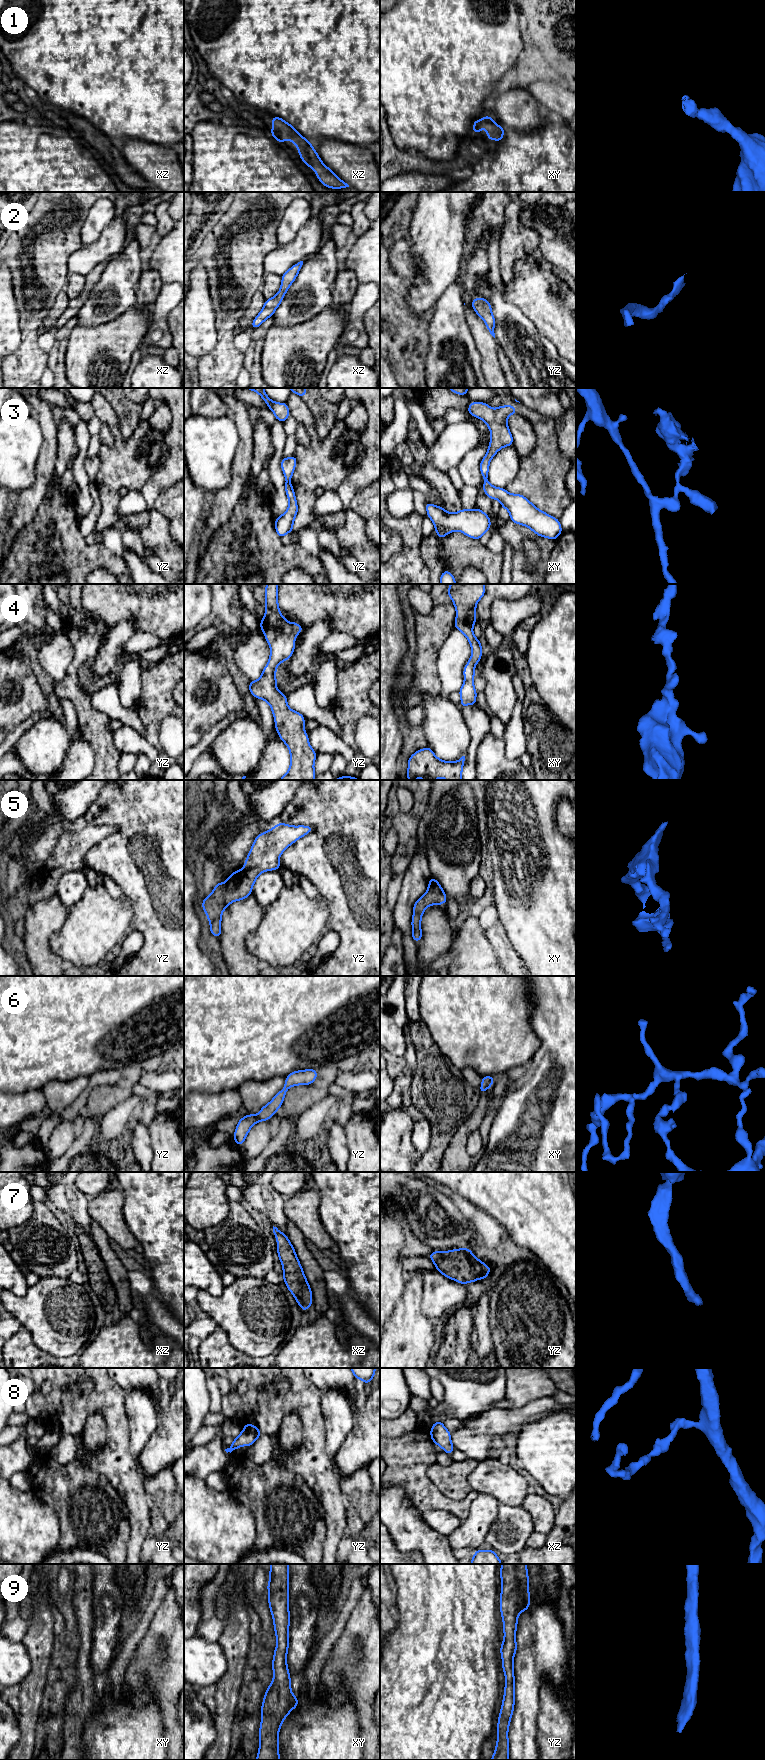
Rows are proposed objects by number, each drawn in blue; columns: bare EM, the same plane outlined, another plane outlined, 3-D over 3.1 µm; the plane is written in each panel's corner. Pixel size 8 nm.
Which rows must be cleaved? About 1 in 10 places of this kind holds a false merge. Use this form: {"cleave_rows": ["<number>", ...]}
{"cleave_rows": ["3"]}

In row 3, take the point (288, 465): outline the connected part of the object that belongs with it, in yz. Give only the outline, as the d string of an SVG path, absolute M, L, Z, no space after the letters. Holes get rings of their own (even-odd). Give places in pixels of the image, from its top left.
M295 455L289 458L285 458L285 457L282 458L281 468L284 473L286 481L291 480L291 477L295 470L296 463L297 463L297 458Z

